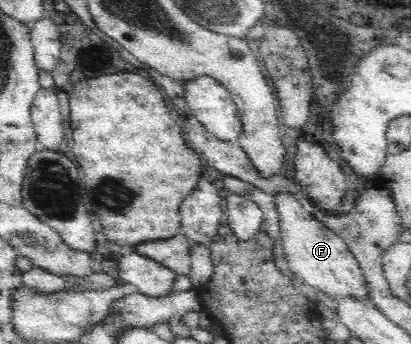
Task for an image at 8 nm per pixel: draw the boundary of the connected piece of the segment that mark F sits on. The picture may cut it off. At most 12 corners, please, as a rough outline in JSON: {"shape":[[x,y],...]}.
{"shape":[[276,195],[296,283],[335,301],[371,303],[347,243]]}

